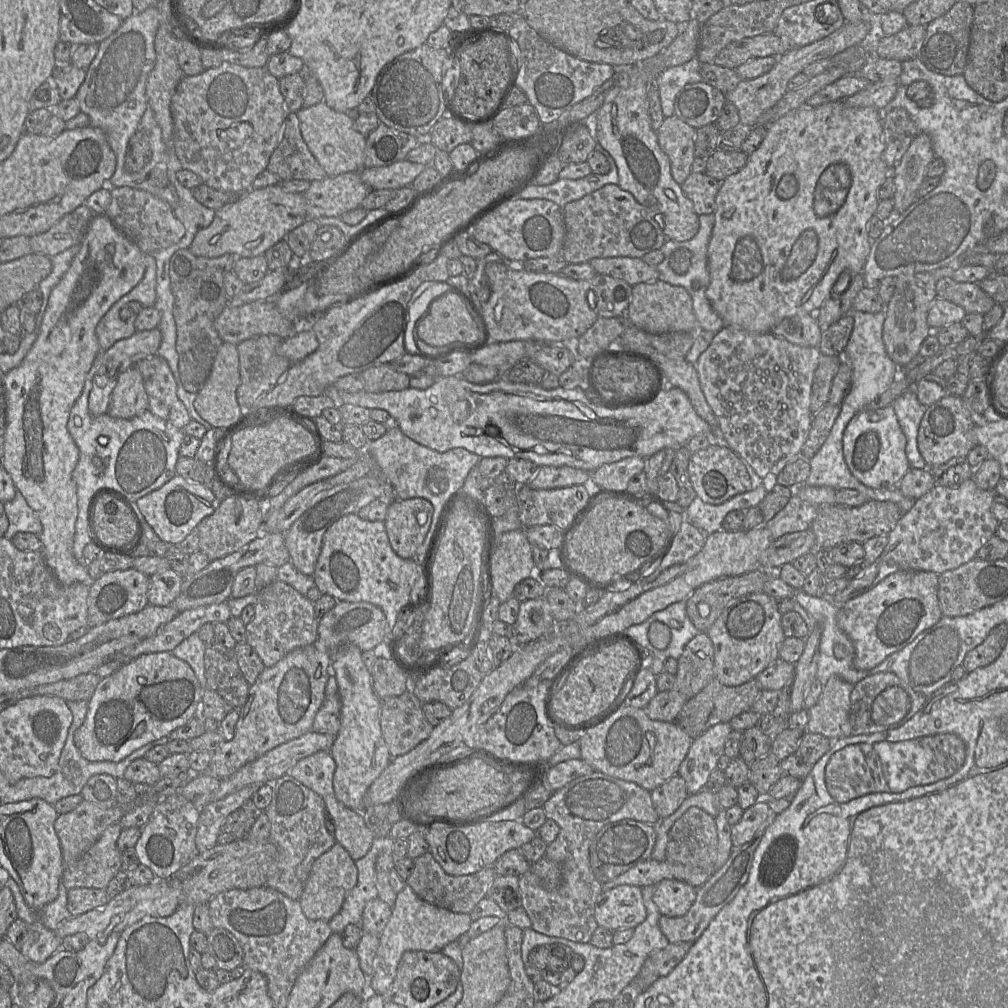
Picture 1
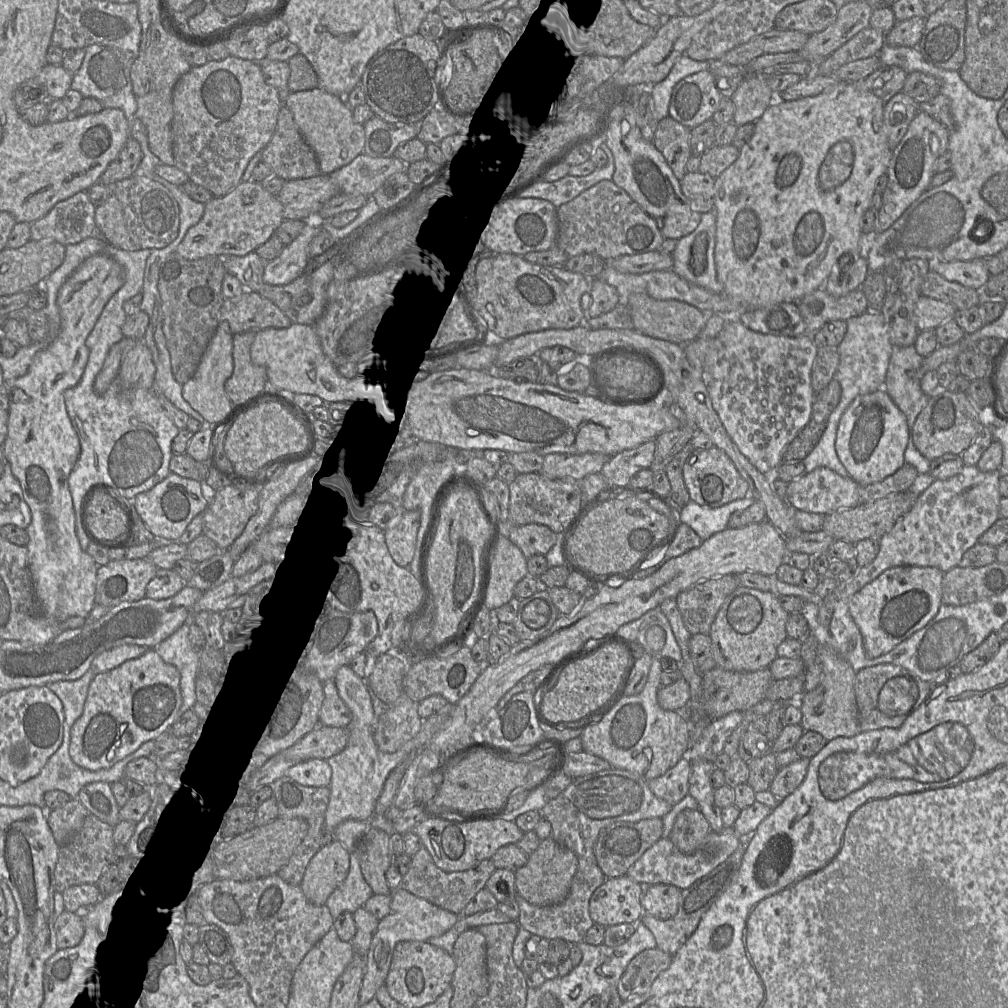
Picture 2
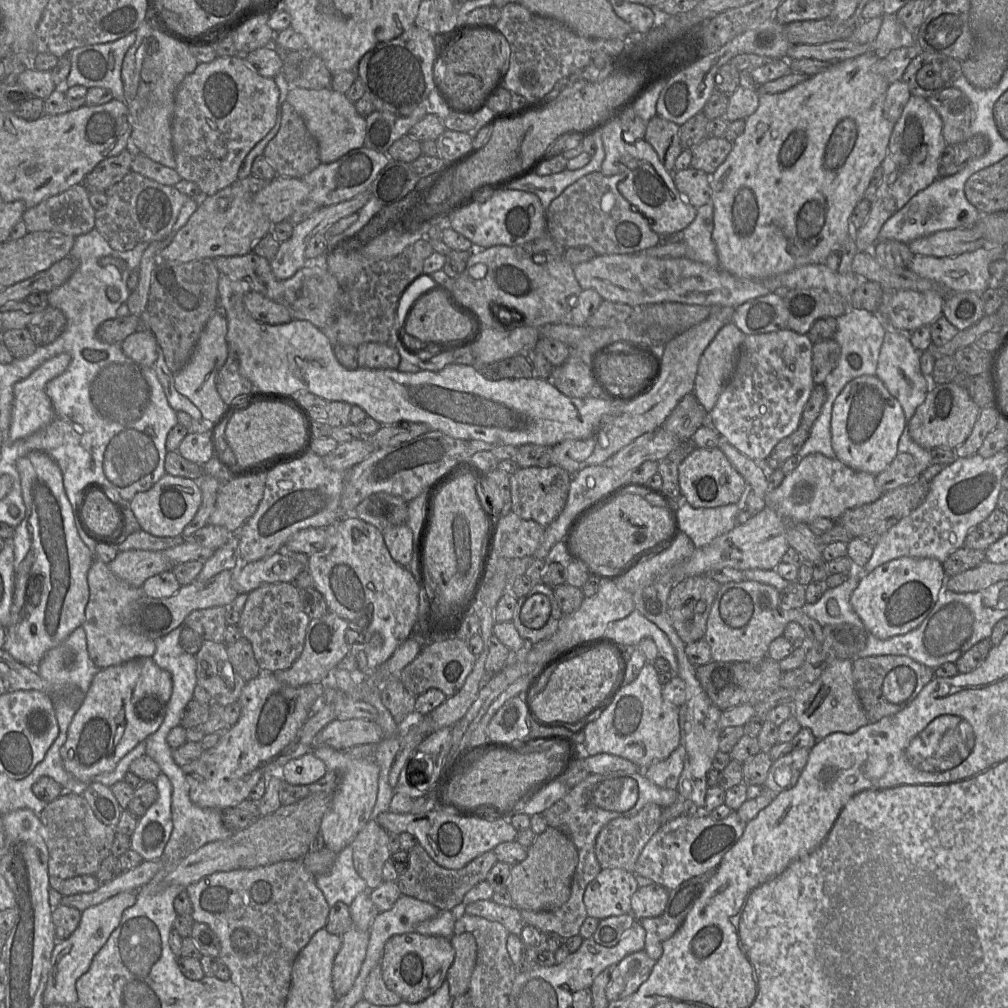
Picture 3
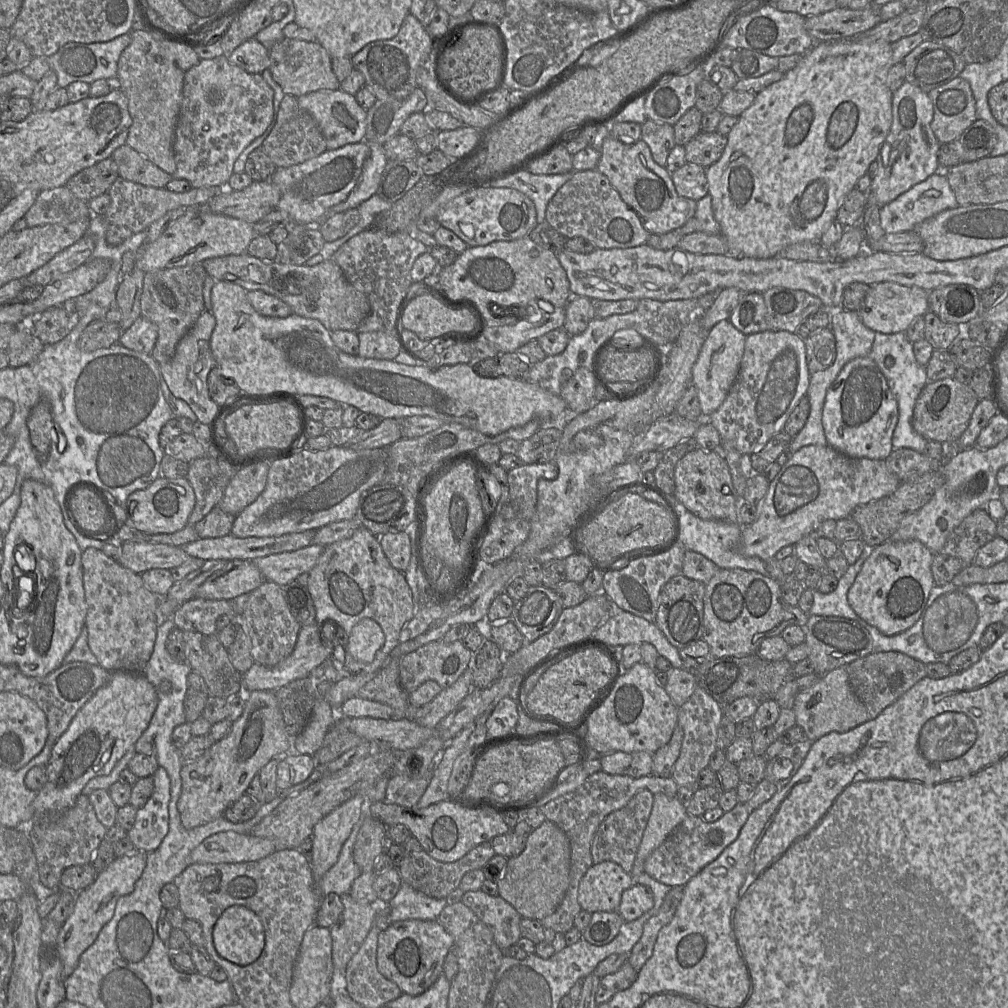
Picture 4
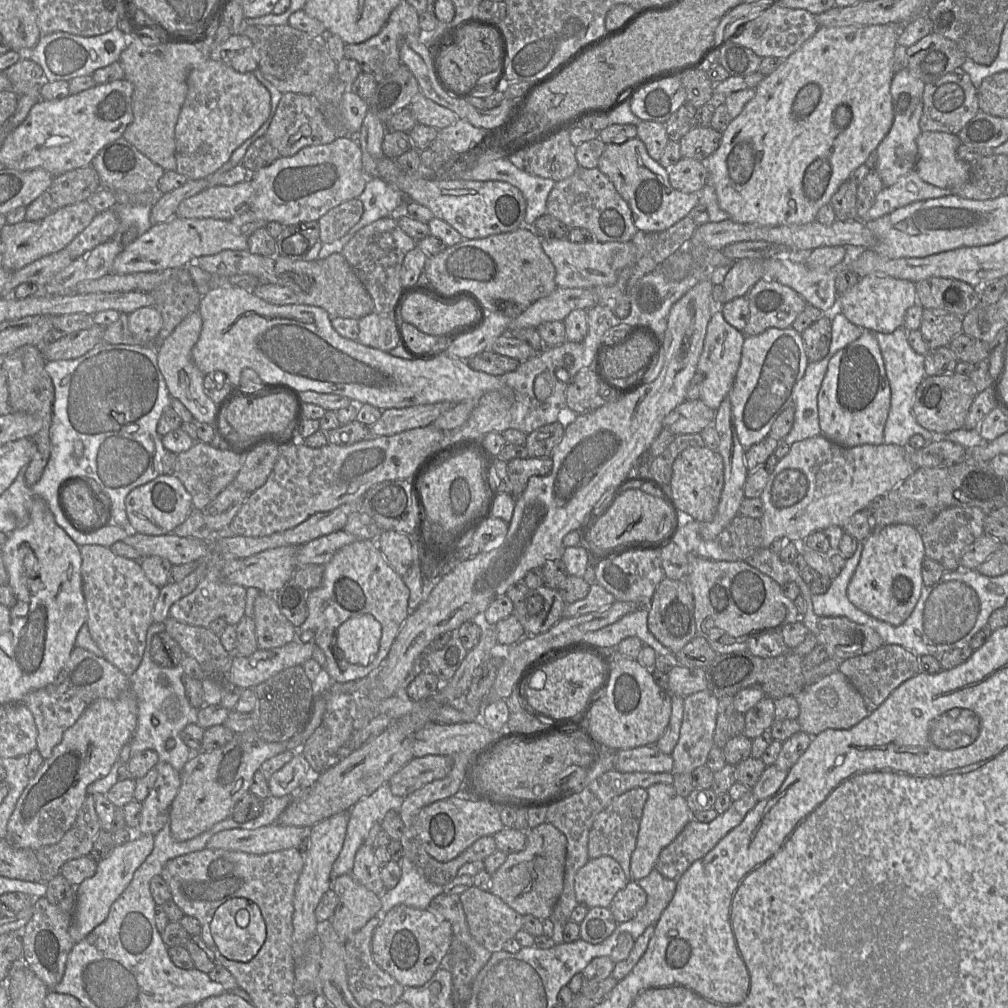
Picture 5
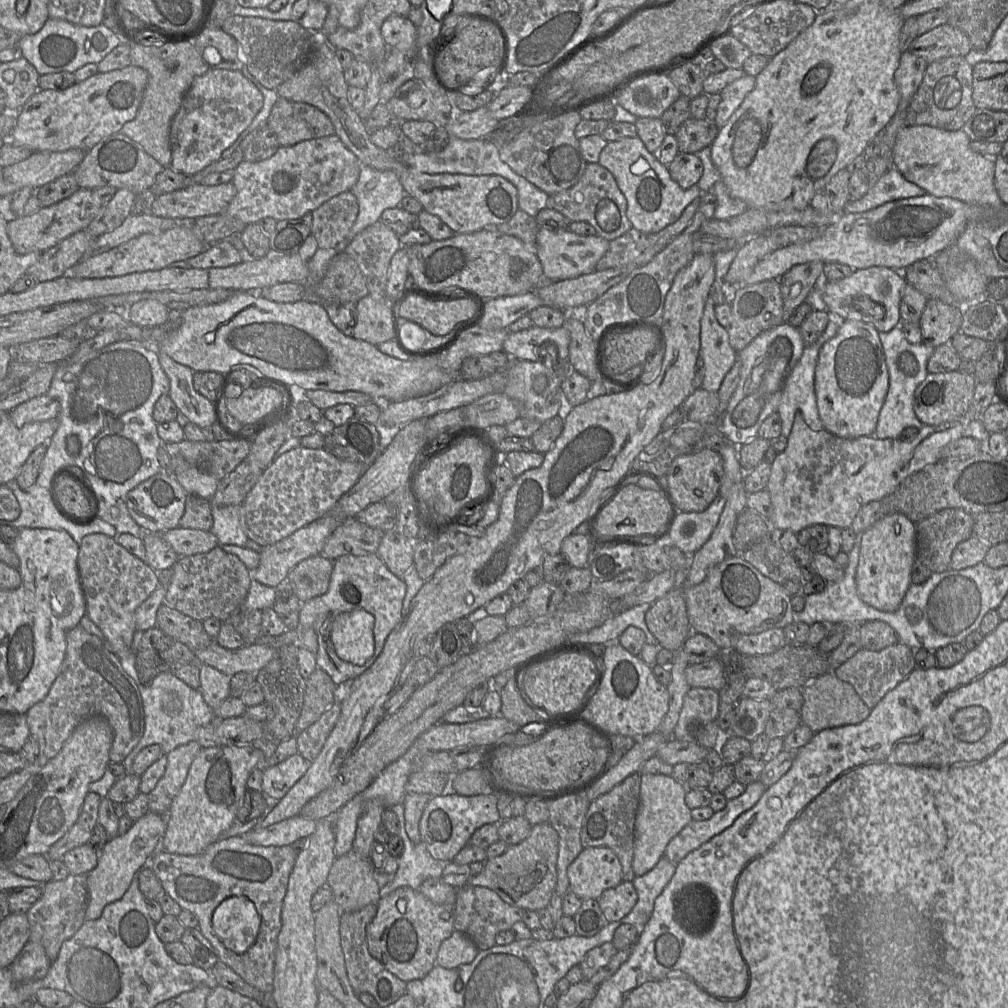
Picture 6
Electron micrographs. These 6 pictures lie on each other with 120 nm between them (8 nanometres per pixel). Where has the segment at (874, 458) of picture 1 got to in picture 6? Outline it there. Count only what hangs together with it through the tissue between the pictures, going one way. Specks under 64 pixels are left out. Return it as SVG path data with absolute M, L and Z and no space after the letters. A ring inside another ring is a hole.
M841 320L837 334L822 345L815 394L823 427L842 438L872 436L889 388L889 372L879 331L870 323Z

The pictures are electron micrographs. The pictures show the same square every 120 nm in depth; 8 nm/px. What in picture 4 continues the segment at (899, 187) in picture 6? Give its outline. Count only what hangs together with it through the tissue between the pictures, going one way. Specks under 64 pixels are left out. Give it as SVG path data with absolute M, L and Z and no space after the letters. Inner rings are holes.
M940 170L930 175L924 181L912 186L896 199L880 208L880 226L885 233L899 233L913 231L924 220L959 204L949 185L945 171Z

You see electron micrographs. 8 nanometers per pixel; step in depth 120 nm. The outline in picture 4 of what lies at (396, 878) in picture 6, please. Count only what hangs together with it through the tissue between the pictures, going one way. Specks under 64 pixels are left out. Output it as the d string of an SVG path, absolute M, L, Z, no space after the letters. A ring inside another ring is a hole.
M402 882L398 893L388 903L388 924L408 919L437 920L447 905L446 898L431 898Z

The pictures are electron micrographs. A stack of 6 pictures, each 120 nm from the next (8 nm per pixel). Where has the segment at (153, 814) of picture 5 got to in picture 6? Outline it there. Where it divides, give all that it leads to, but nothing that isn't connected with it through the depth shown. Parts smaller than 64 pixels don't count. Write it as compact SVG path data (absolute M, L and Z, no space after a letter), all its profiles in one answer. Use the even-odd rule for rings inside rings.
M192 740L167 754L165 773L148 794L149 811L167 816L173 799L185 783L192 762L202 749L196 740Z

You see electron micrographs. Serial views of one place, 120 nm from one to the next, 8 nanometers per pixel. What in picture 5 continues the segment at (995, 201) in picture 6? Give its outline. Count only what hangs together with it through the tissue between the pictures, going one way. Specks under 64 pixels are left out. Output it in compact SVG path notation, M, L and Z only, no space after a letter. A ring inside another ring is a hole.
M922 131L917 138L915 171L925 182L953 191L970 176L970 163L958 158L961 141L957 134Z

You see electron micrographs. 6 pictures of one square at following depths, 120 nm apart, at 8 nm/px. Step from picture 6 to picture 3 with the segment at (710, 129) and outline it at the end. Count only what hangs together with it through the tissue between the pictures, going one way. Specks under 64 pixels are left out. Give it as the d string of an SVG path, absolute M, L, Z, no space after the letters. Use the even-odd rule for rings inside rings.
M707 137L701 143L691 147L691 167L711 175L725 161L733 143L726 138Z

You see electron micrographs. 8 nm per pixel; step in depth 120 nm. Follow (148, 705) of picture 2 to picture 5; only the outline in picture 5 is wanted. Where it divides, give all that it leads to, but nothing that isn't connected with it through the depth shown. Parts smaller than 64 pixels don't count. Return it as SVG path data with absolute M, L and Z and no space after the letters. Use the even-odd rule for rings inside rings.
M131 689L118 699L101 698L92 702L78 720L64 732L62 740L55 746L51 756L44 760L35 776L29 779L9 818L5 839L15 847L34 851L58 843L76 821L88 795L87 787L109 774L113 764L119 758L121 749L132 739L137 721L137 700Z

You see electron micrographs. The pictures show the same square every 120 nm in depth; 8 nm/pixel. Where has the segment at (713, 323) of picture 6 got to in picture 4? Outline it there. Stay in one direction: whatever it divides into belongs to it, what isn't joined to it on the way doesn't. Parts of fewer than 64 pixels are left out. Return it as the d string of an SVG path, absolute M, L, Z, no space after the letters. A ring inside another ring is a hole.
M727 319L719 321L708 331L692 370L692 384L697 389L704 417L709 417L720 407L734 384L744 355L745 340L746 335Z

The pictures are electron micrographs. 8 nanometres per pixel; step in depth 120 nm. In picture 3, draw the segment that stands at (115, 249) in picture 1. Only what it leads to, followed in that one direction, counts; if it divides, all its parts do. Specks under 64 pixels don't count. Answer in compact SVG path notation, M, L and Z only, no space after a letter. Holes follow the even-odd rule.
M67 353L56 355L41 364L31 375L14 385L11 423L8 440L17 441L46 427L54 418L51 399L46 393L46 385L53 378L62 374L69 366L71 356ZM32 451L16 461L20 475L21 491L26 514L15 527L14 543L15 576L27 574L26 599L17 621L6 628L3 649L18 662L36 668L44 655L61 644L76 628L83 625L89 600L87 574L95 555L81 540L75 525L71 503L65 493L63 475L57 463L46 453Z

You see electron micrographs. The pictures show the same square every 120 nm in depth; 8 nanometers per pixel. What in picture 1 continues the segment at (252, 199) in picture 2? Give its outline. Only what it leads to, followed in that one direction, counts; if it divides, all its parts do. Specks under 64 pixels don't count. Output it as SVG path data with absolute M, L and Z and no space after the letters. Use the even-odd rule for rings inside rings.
M279 185L249 189L240 197L215 211L212 223L199 230L189 246L195 256L215 258L232 254L237 258L263 255L296 227L307 221L303 194L289 193Z

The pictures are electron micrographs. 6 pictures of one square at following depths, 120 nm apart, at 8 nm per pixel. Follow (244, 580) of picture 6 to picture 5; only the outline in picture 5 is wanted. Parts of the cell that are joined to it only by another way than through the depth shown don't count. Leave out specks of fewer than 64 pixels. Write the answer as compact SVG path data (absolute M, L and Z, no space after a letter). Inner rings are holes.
M211 551L200 560L205 564L205 577L193 592L177 600L170 607L169 616L188 625L206 628L216 618L224 618L228 624L236 625L245 615L246 588L223 580L222 568L226 559L220 553Z

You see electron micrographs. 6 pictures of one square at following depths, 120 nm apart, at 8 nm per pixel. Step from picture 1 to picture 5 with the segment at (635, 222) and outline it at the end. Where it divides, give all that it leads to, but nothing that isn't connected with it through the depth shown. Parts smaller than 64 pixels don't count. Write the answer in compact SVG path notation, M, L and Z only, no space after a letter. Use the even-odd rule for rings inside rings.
M579 167L572 176L556 182L546 201L546 213L569 228L588 230L601 243L630 242L638 231L632 220L629 205L597 167Z

